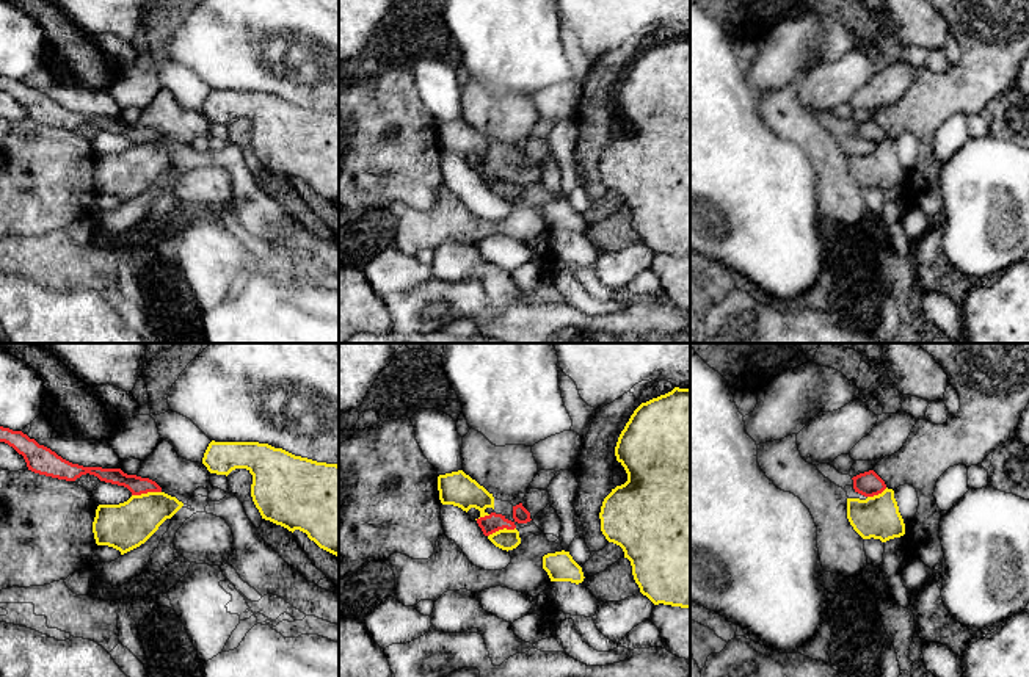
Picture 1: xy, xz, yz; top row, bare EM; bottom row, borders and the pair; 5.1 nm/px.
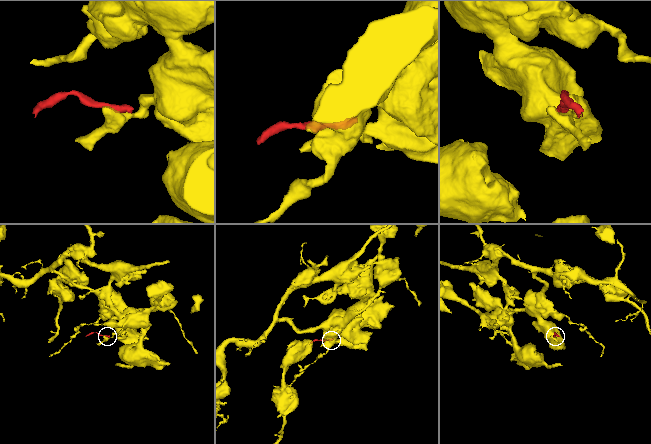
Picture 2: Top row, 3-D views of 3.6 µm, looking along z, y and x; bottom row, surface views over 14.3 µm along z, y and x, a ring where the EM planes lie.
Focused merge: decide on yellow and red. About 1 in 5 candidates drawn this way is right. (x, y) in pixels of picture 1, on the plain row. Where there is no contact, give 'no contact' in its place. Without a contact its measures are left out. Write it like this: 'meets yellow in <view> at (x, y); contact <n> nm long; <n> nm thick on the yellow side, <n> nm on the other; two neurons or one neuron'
meets yellow in xy at (148, 141); contact 150 nm long; 240 nm thick on the yellow side, 90 nm on the other; two neurons

